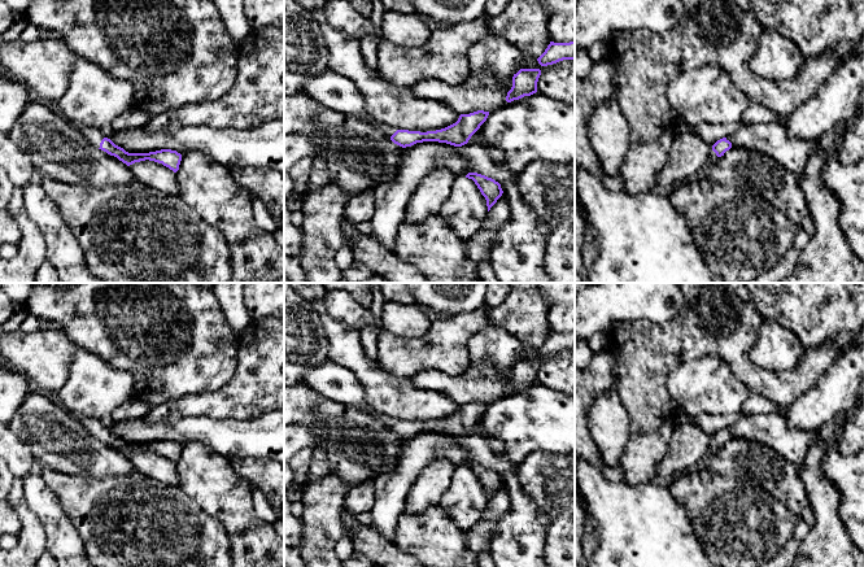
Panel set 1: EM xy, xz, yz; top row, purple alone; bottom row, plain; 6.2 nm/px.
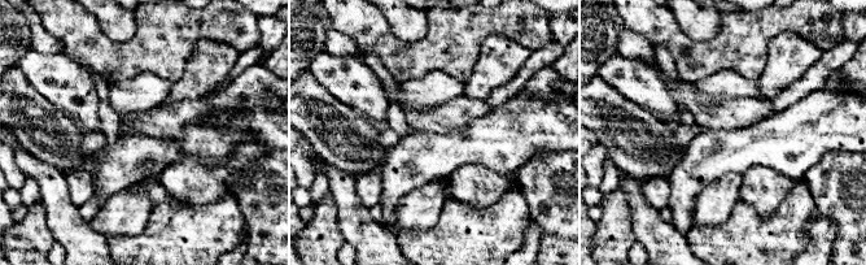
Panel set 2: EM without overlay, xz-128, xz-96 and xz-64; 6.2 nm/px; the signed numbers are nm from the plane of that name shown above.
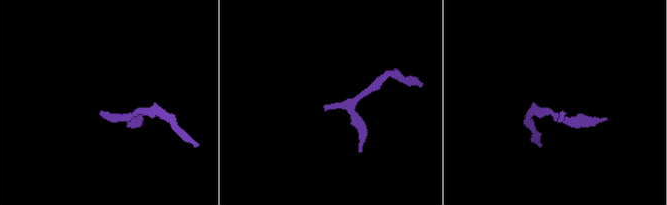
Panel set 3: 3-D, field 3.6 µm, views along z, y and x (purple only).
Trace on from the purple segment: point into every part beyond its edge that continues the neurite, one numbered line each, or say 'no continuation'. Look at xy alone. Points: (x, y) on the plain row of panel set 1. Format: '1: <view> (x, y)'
1: xy (92, 424)

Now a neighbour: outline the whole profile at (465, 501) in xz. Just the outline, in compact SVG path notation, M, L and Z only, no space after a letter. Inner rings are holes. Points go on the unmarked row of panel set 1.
M458 468L453 472L446 492L437 506L441 507L461 529L474 527L485 513L486 490L472 470Z

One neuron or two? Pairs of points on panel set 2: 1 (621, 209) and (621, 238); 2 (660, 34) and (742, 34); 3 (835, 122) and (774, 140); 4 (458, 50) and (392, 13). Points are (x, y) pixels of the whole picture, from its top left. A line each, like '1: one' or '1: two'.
1: one
2: one
3: one
4: two

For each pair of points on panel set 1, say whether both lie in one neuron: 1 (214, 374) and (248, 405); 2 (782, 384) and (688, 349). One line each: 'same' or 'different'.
1: different
2: same

